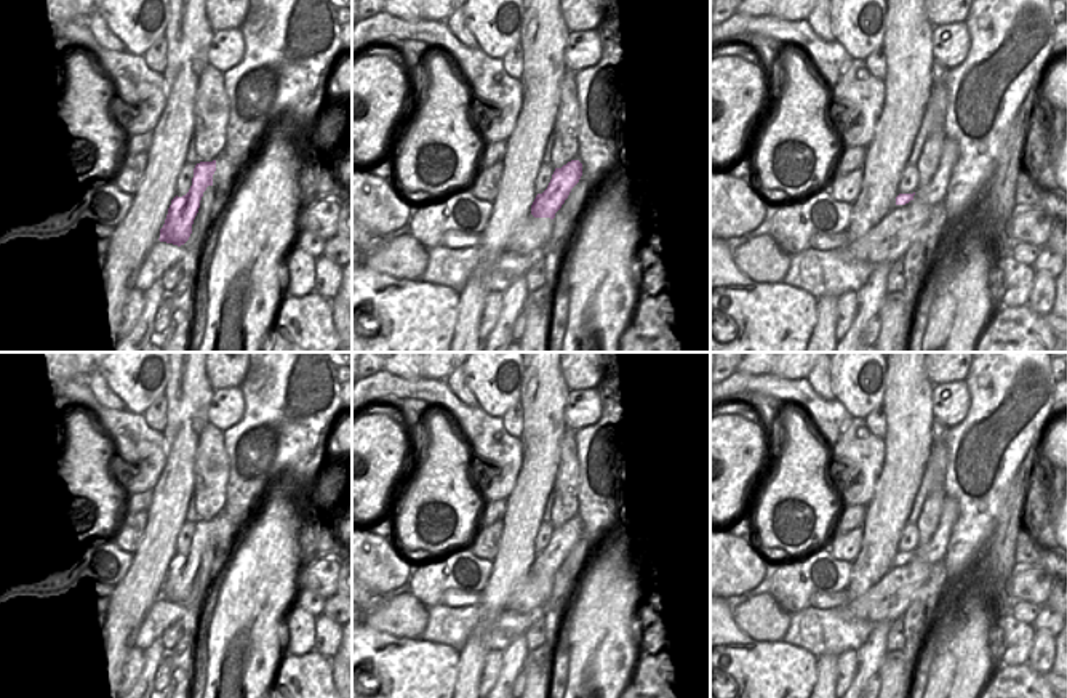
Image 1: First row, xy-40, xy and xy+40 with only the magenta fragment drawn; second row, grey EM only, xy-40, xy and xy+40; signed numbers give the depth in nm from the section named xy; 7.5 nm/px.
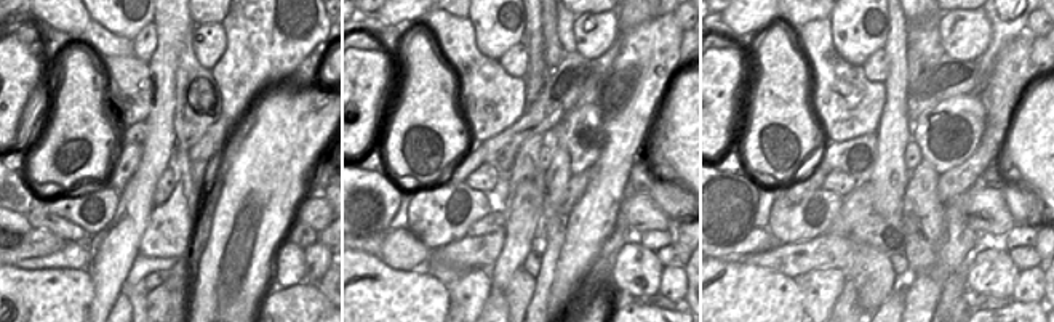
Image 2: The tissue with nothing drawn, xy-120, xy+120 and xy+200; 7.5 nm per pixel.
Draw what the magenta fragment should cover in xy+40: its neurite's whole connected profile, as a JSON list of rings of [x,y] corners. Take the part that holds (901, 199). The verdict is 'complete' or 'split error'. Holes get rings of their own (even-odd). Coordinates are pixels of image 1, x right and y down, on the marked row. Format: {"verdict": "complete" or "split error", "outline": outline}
{"verdict": "split error", "outline": [[[949,138],[942,142],[939,166],[928,186],[918,187],[913,194],[899,194],[896,205],[905,205],[910,200],[921,200],[928,205],[939,205],[944,202],[947,186],[952,178],[953,165],[958,160],[958,144]]]}

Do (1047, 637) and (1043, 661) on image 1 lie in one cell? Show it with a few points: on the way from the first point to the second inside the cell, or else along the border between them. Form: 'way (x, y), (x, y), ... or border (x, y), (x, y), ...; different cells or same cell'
way (1045, 644), (1043, 655); same cell

